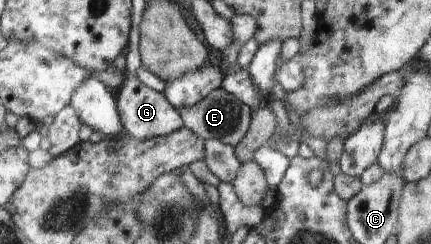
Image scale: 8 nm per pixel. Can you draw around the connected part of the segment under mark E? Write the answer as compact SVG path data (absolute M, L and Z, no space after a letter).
M221 86L209 92L200 102L188 108L179 108L184 127L189 128L197 134L203 141L208 139L218 139L224 144L238 146L238 143L245 137L246 131L251 123L252 110L246 106L239 98L226 92Z

